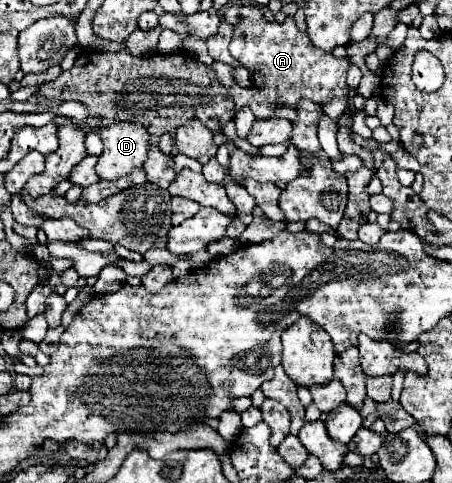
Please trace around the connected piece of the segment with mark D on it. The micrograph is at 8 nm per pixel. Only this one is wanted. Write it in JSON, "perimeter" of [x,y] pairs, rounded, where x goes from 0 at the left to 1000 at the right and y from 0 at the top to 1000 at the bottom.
{"perimeter":[[[257,251],[226,267],[221,280],[230,292],[230,313],[212,342],[221,371],[261,371],[319,342],[332,304],[332,275],[323,275],[314,259]]]}

